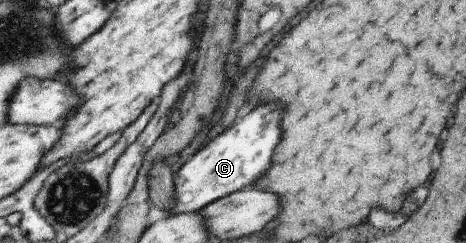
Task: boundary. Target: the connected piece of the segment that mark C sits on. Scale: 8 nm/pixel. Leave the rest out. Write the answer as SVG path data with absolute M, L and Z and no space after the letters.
M261 105L239 125L217 137L209 149L201 149L184 163L175 179L174 206L169 216L198 212L210 203L253 185L273 163L273 153L281 141L281 105Z

